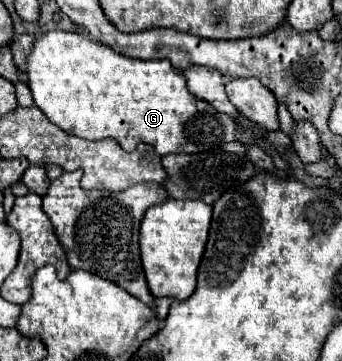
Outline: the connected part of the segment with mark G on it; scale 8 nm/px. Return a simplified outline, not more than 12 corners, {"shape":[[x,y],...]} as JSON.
{"shape":[[37,36],[37,108],[125,152],[205,152],[235,122],[169,60]]}

